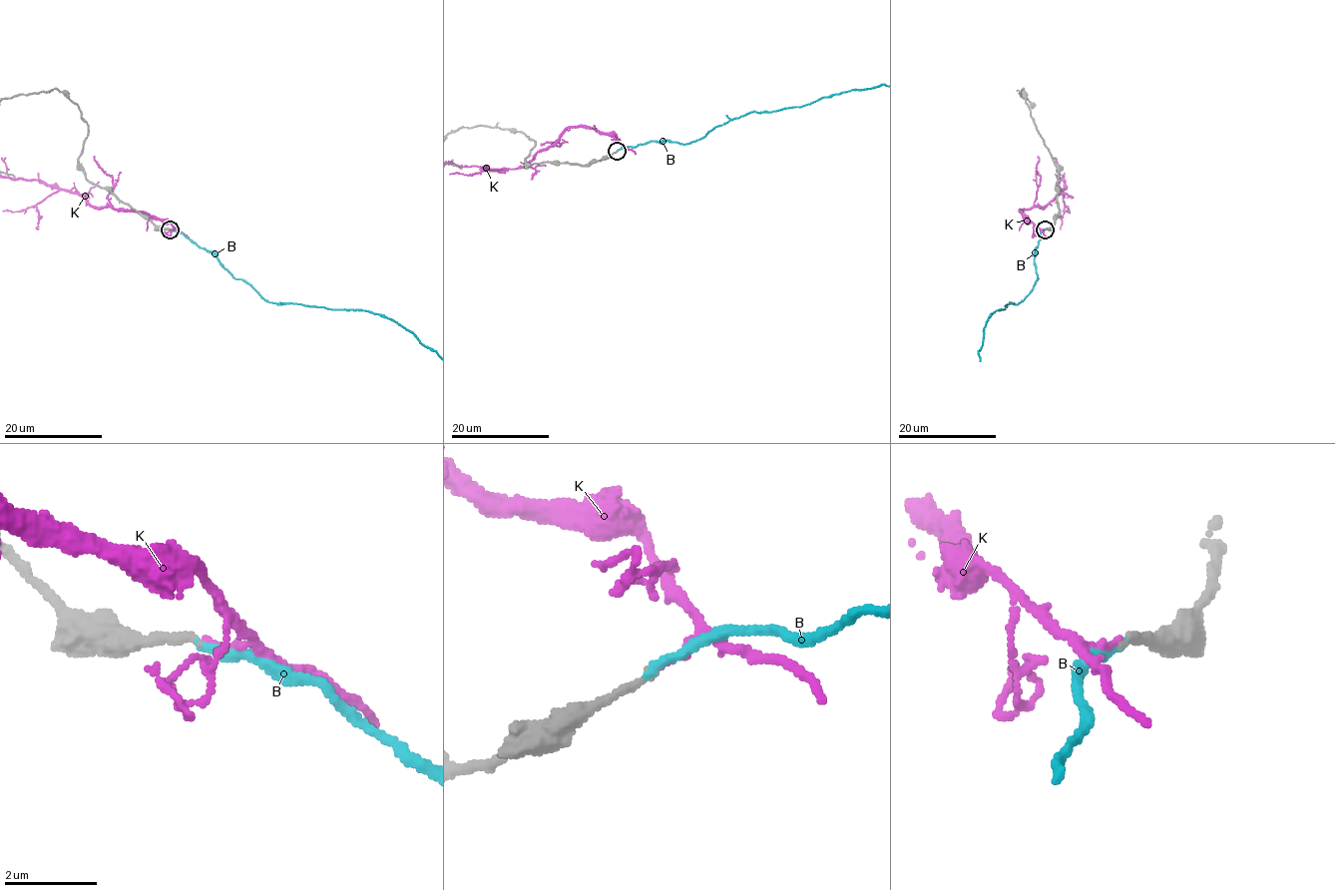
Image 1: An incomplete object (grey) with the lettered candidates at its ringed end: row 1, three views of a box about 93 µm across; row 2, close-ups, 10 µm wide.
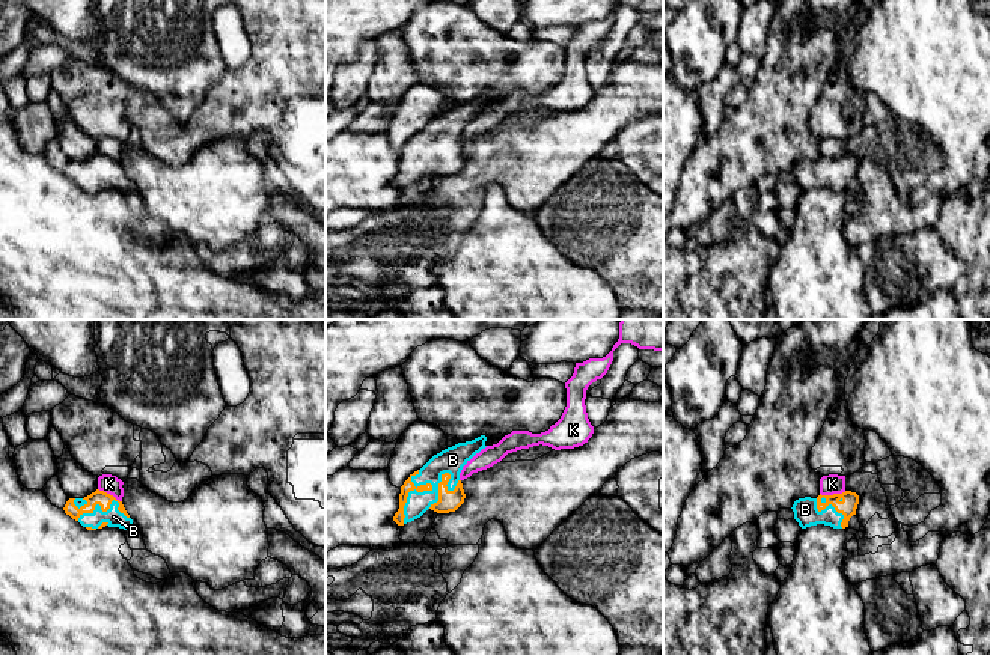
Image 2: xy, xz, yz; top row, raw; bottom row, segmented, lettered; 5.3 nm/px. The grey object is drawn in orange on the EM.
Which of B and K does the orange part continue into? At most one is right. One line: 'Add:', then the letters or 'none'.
Add: B

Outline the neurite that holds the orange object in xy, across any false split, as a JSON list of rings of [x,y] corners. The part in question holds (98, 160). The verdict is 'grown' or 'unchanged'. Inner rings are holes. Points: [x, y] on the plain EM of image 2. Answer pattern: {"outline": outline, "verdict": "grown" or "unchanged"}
{"outline": [[[99,152],[84,161],[69,161],[63,173],[87,193],[105,188],[127,193],[133,188],[122,164]]], "verdict": "grown"}

